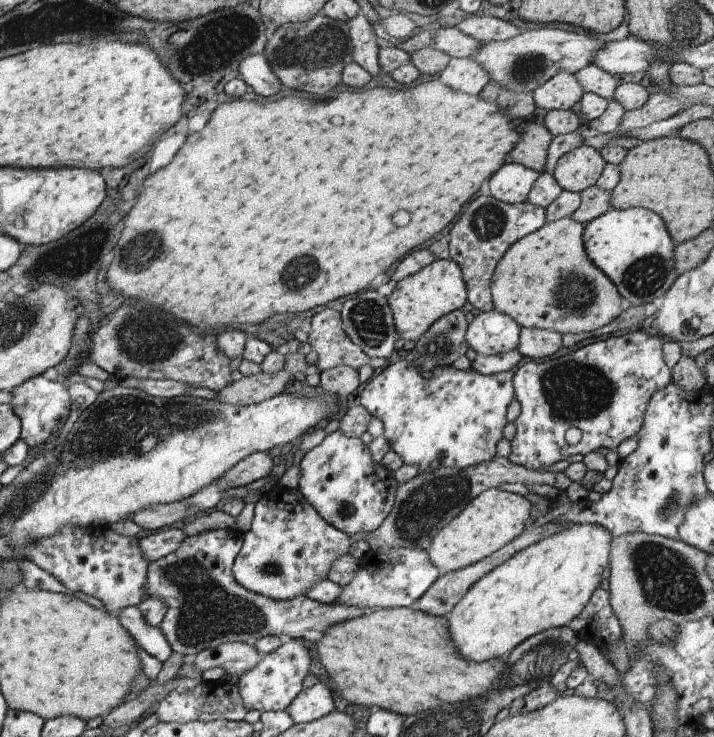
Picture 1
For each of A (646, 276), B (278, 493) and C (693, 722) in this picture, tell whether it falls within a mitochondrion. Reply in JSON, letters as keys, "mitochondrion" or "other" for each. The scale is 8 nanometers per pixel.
{"A":"mitochondrion","B":"other","C":"other"}

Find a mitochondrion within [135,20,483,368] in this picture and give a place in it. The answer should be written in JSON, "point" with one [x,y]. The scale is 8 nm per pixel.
{"point":[322,45]}

